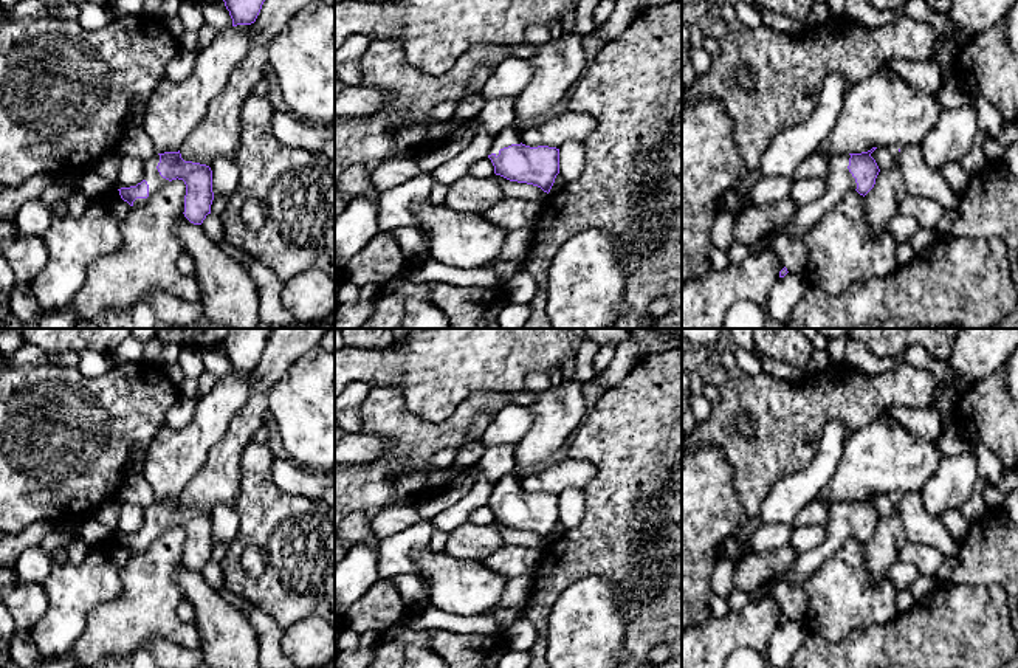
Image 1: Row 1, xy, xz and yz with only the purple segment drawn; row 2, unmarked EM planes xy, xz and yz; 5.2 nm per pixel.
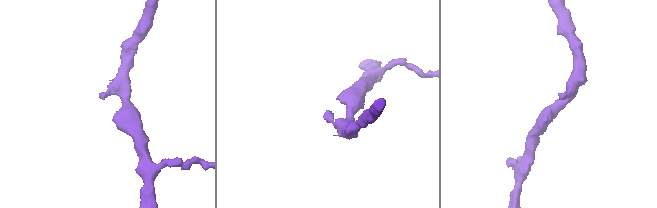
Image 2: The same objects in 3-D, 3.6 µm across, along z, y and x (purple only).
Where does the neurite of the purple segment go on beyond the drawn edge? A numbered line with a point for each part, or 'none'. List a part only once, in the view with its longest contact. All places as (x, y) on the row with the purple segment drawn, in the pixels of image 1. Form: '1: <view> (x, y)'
1: xz (507, 137)

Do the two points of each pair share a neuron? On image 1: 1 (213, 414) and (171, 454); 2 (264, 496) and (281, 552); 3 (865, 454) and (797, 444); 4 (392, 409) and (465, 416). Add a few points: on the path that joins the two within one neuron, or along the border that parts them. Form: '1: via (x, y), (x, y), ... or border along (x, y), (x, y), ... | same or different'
1: via (202, 425), (182, 445) | same
2: via (265, 510), (281, 529), (281, 538) | same
3: border along (879, 417), (846, 434) | different
4: via (411, 428), (414, 431), (447, 431) | same

